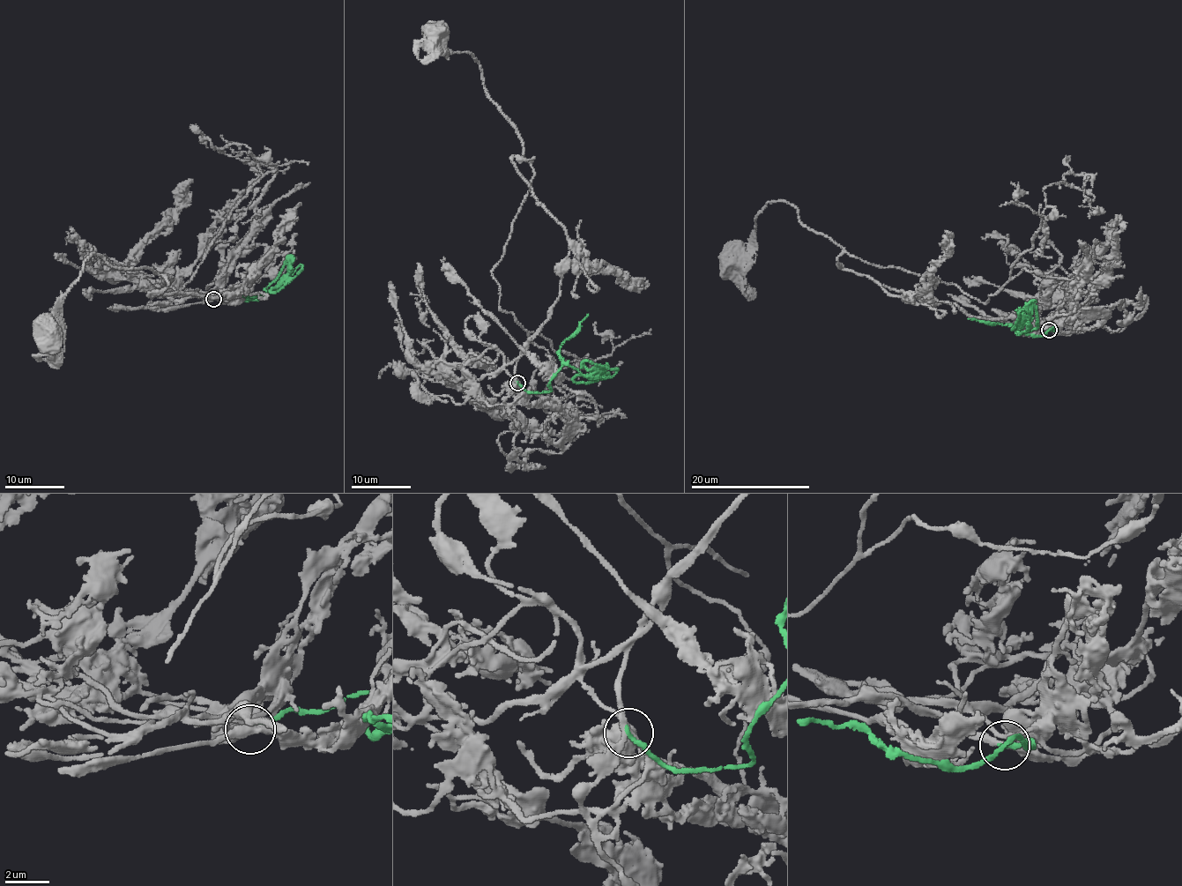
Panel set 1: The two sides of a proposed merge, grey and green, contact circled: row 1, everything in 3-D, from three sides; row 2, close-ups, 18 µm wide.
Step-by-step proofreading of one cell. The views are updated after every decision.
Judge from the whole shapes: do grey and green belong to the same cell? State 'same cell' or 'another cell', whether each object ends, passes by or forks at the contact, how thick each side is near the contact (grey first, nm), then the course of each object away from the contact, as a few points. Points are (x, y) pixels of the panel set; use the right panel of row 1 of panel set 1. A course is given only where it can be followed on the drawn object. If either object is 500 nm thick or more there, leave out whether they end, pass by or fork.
same cell | grey forks | green ends | 200/240 nm | grey via (1050, 330), (886, 292), (837, 266), (843, 249), (804, 226), (788, 202), (767, 203), (751, 246), (731, 259) | green via (1050, 330), (1035, 335), (1019, 334), (1028, 329), (1018, 321), (1019, 310)

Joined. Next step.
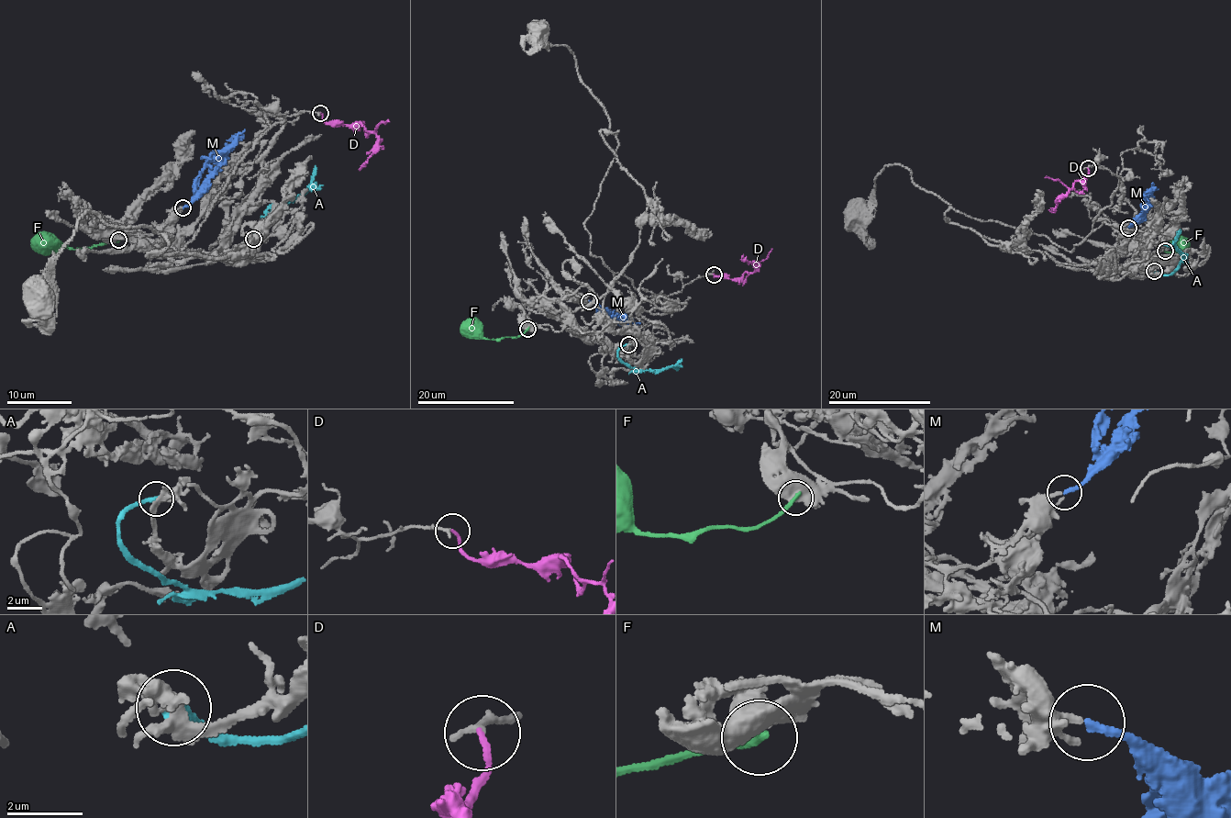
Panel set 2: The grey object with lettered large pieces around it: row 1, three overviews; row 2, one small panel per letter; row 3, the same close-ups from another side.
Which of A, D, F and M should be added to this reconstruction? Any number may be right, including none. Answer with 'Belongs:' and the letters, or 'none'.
Belongs: D, M

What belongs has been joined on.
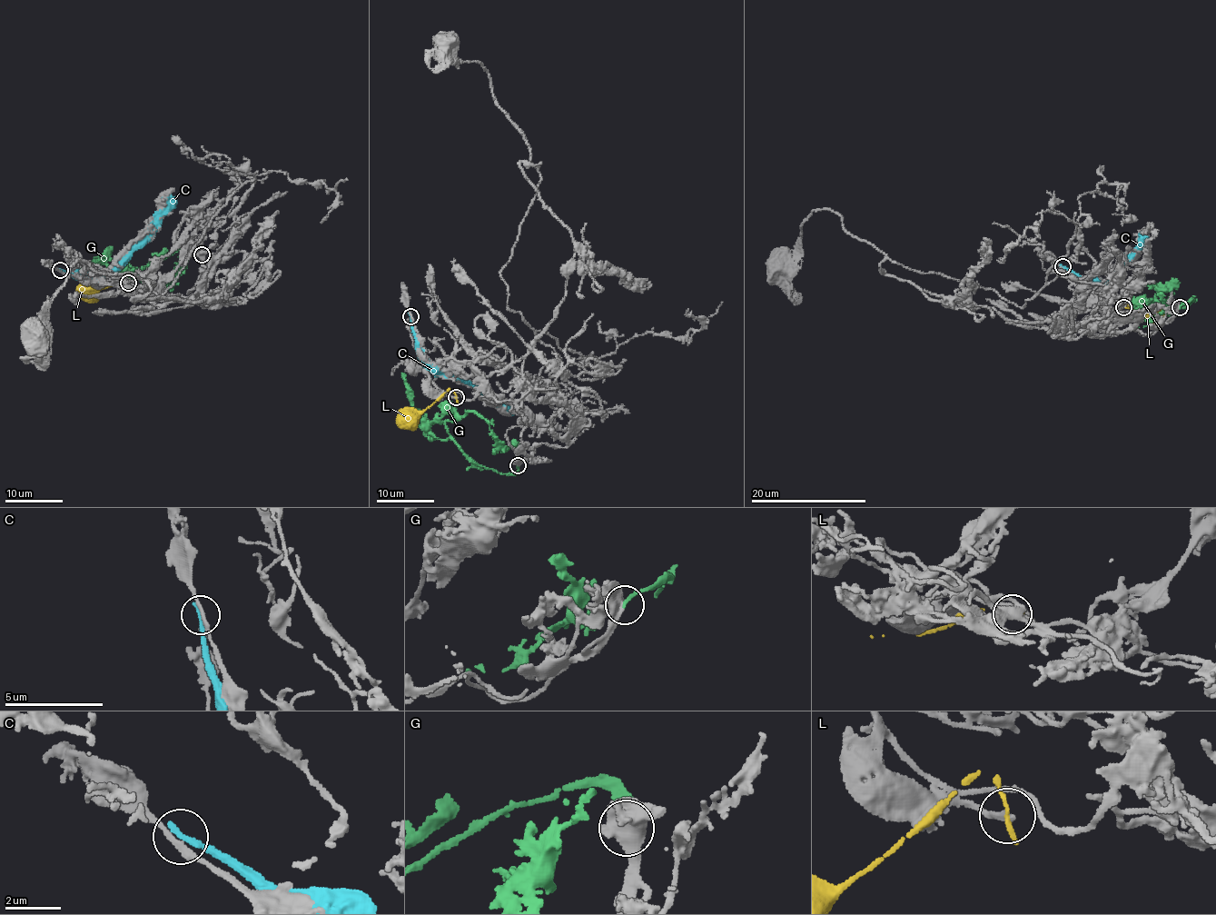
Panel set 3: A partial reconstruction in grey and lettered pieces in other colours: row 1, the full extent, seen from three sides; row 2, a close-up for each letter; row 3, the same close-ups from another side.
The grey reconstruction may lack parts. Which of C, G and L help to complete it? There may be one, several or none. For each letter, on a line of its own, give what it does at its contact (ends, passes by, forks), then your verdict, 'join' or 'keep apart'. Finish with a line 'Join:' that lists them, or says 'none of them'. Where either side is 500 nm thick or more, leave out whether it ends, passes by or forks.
C: it ends; keep apart
G: join
L: it ends; keep apart
Join: G

